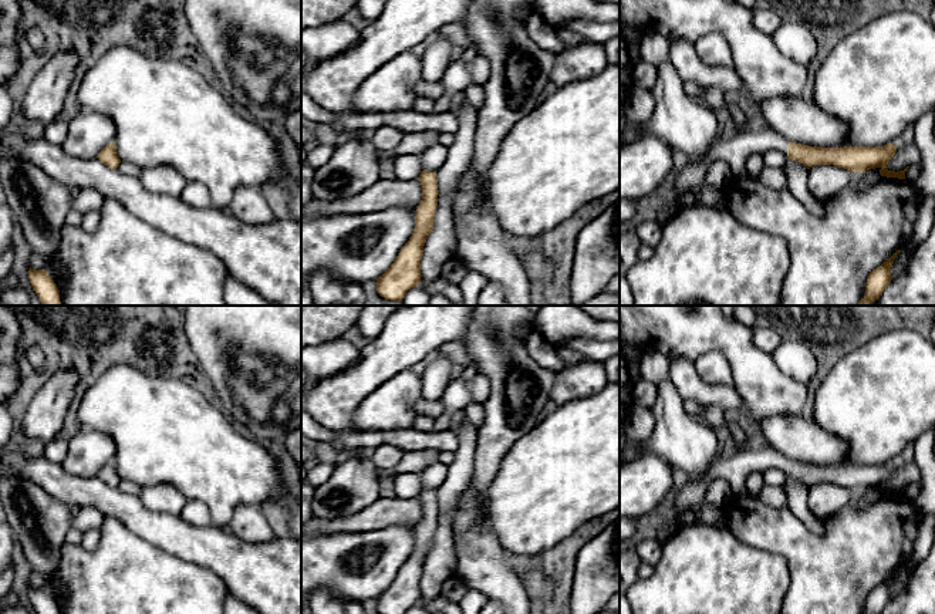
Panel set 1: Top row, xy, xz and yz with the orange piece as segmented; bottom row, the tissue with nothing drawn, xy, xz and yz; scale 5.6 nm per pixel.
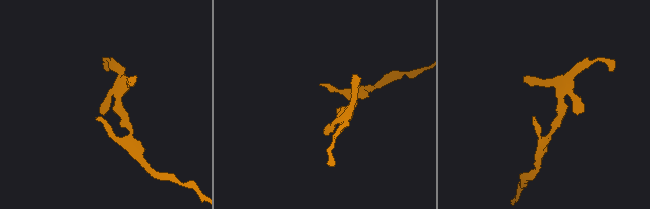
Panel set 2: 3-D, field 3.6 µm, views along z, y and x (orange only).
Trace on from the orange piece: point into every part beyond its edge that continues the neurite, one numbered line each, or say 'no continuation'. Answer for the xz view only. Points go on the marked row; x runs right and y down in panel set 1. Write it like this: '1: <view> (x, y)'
no continuation

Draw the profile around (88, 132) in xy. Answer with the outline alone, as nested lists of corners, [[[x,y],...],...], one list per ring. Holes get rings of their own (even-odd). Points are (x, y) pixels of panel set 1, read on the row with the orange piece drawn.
[[[81,109],[70,122],[63,149],[78,159],[94,159],[115,141],[114,121],[97,111]]]

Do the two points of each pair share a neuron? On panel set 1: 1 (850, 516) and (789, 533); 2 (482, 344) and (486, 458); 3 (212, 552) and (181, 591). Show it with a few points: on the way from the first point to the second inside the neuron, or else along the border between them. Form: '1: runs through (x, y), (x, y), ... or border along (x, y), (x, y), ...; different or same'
1: runs through (834, 532), (826, 540), (804, 540); same
2: runs through (498, 373), (498, 429); same
3: border along (169, 553), (209, 567), (228, 586); different

